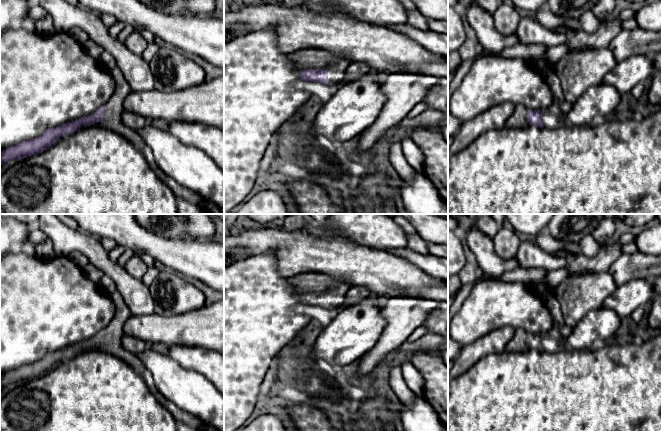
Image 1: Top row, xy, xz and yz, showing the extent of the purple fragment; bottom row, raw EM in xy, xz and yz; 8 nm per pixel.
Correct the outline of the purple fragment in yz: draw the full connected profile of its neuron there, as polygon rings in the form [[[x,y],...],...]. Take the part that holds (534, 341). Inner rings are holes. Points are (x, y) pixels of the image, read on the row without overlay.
[[[516,329],[505,350],[508,352],[526,352],[529,349],[542,352],[542,337],[540,335],[527,334],[522,329]]]

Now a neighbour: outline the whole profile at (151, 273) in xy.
[[[155,266],[148,267],[145,275],[142,278],[142,281],[147,287],[149,287],[154,281],[154,279],[156,278],[156,276],[158,275],[158,273],[159,273],[159,270]]]

